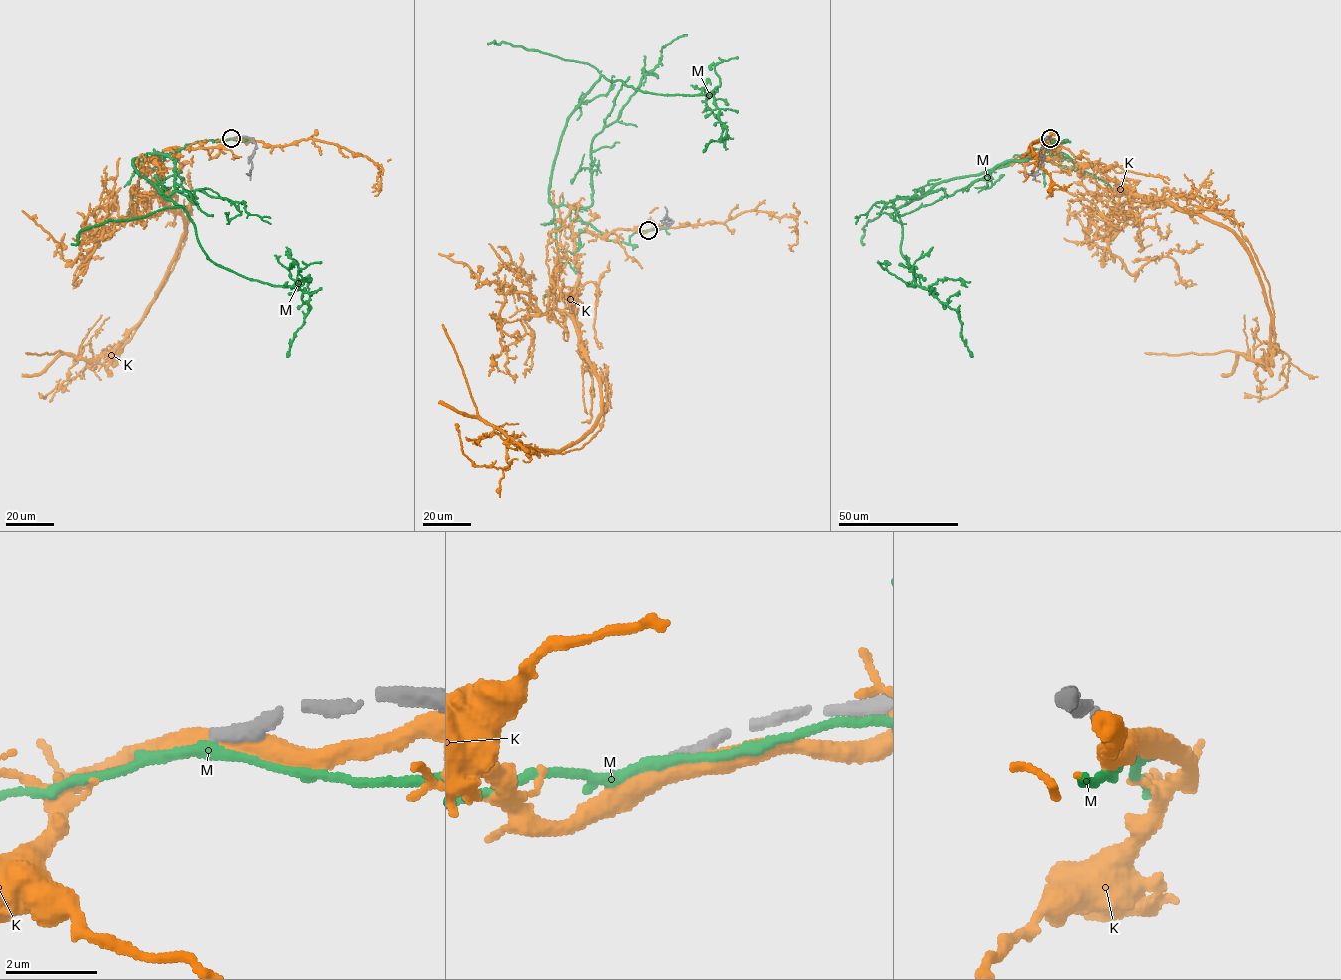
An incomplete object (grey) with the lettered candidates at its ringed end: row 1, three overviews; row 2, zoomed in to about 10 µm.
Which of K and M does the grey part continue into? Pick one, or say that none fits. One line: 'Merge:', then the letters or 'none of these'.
Merge: none of these

